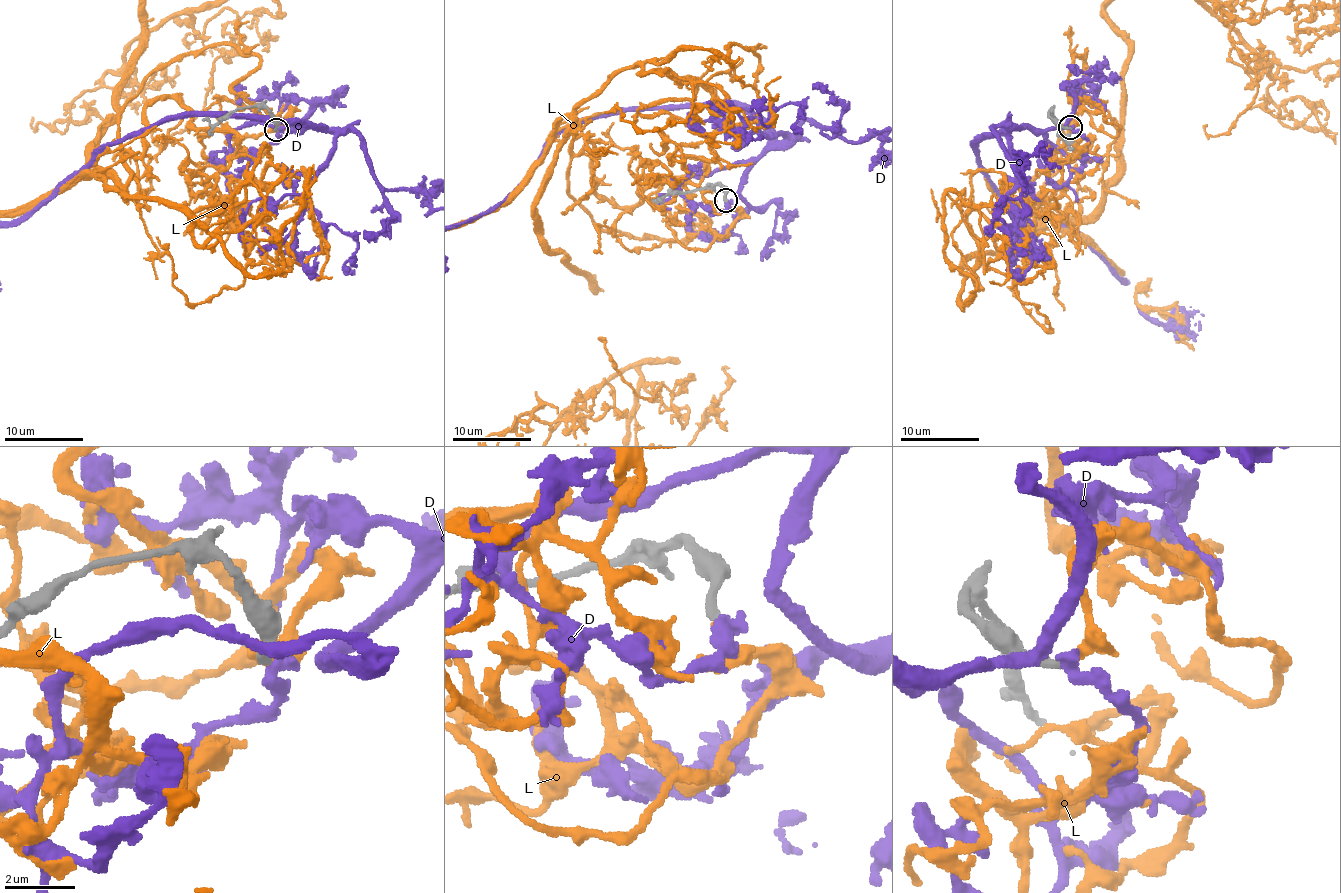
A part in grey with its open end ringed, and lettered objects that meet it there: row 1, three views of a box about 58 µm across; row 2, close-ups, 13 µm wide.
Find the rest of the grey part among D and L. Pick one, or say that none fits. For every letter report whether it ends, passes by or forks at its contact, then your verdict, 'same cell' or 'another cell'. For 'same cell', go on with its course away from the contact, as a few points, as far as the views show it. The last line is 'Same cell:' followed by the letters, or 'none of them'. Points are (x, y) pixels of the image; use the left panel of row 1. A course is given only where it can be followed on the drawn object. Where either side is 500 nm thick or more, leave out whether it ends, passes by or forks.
D: it passes by; another cell
L: it passes by; same cell
Same cell: L

